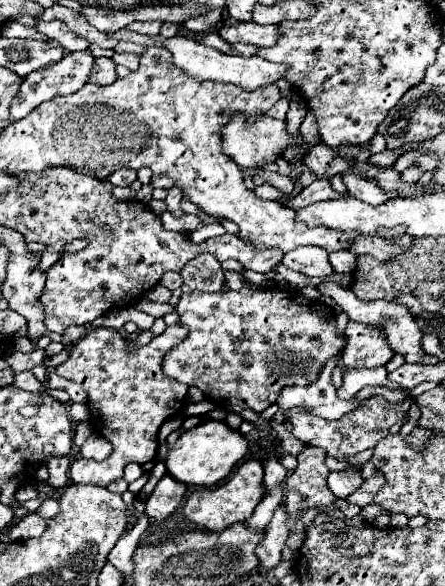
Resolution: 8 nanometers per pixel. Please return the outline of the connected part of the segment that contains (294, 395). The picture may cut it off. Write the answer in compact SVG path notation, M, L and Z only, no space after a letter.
M341 355L330 358L321 371L321 377L313 385L305 387L293 387L293 389L283 389L279 397L279 407L289 411L291 407L303 407L311 409L315 415L323 419L341 419L347 411L352 411L363 401L356 397L350 399L341 399L337 397L337 387L331 383L329 372L338 365Z

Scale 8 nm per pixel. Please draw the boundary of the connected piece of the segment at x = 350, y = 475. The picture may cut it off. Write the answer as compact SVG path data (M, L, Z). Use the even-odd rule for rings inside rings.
M337 471L337 473L329 473L329 479L327 479L327 485L329 489L341 497L341 499L347 499L353 491L357 491L361 487L363 479L359 473L355 471Z

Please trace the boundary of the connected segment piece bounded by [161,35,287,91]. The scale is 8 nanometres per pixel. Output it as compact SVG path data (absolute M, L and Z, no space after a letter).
M177 35L177 37L171 37L171 39L161 39L165 43L165 49L171 51L171 63L181 67L187 75L191 75L193 79L197 81L221 81L221 83L233 83L233 85L239 85L247 91L253 91L253 89L261 89L265 85L273 85L277 83L279 79L283 79L285 75L285 65L281 63L269 63L265 61L263 57L241 57L241 55L225 55L225 53L219 53L211 47L205 47L205 45L199 45L197 41L193 39L187 39L183 35Z

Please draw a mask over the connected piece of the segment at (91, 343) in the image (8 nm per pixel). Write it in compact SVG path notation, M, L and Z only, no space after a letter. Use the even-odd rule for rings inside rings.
M183 325L167 327L143 347L131 347L123 335L115 329L91 329L81 341L67 347L67 361L55 371L57 375L83 385L87 391L87 407L91 411L91 425L95 433L103 435L113 445L113 453L105 461L77 459L71 465L73 483L109 485L123 475L123 467L129 461L149 463L155 457L157 433L163 421L179 413L187 395L187 385L165 377L161 369L161 357L187 335Z

